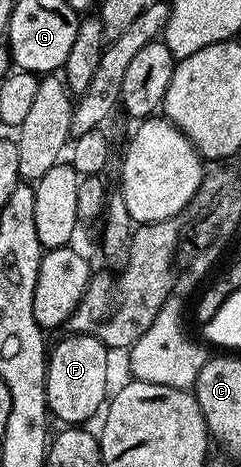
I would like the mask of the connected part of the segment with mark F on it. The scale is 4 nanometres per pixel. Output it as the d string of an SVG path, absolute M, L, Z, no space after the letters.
M70 333L47 354L45 391L50 415L61 424L85 424L88 418L102 413L109 390L109 357L111 351L95 336Z

